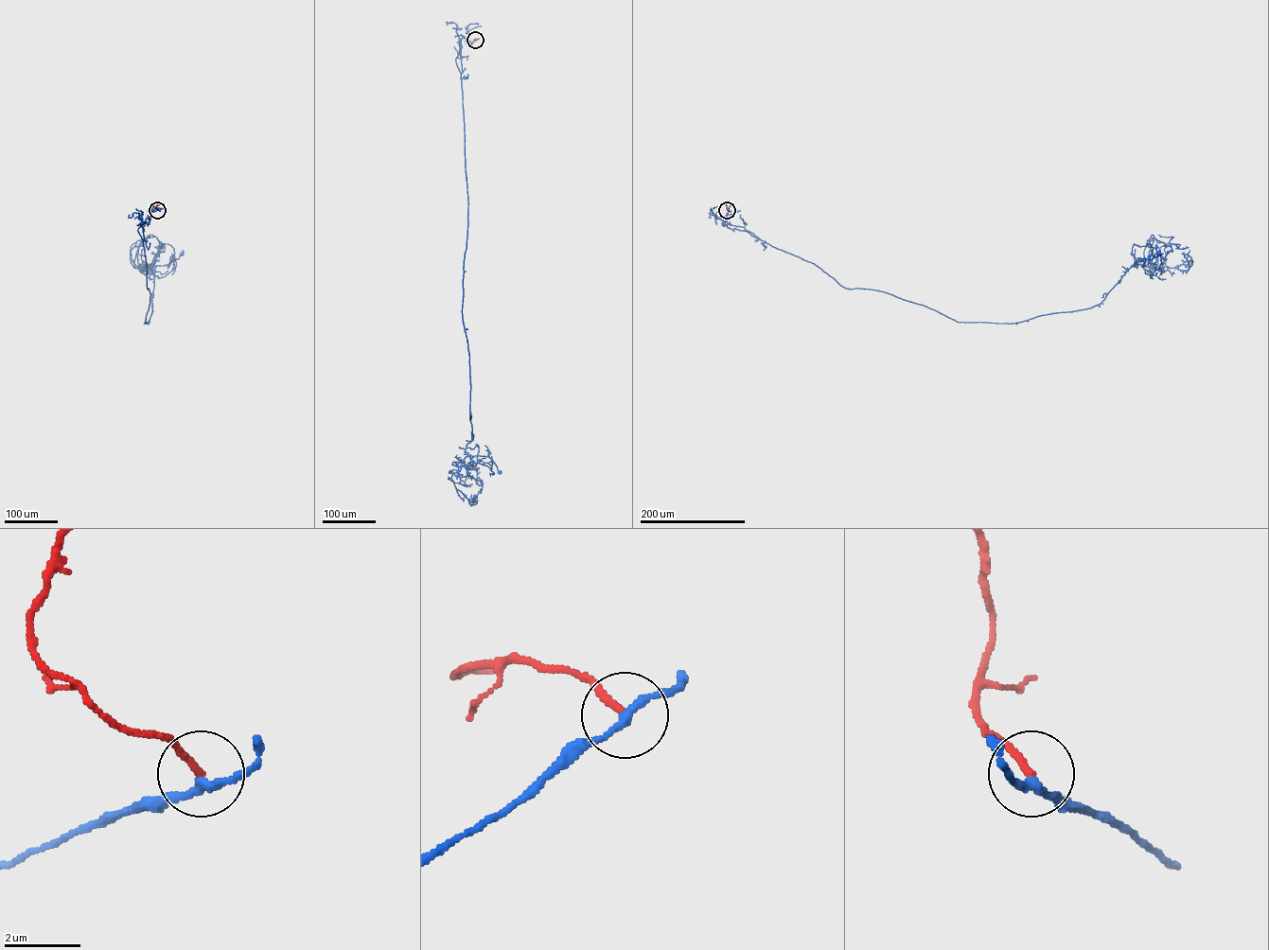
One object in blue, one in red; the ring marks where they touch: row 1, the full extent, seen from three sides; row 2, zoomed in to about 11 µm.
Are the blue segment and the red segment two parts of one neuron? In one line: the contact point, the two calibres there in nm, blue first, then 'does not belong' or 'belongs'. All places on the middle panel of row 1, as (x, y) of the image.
place (475, 40); calibres 200 and 190 nm; does not belong

